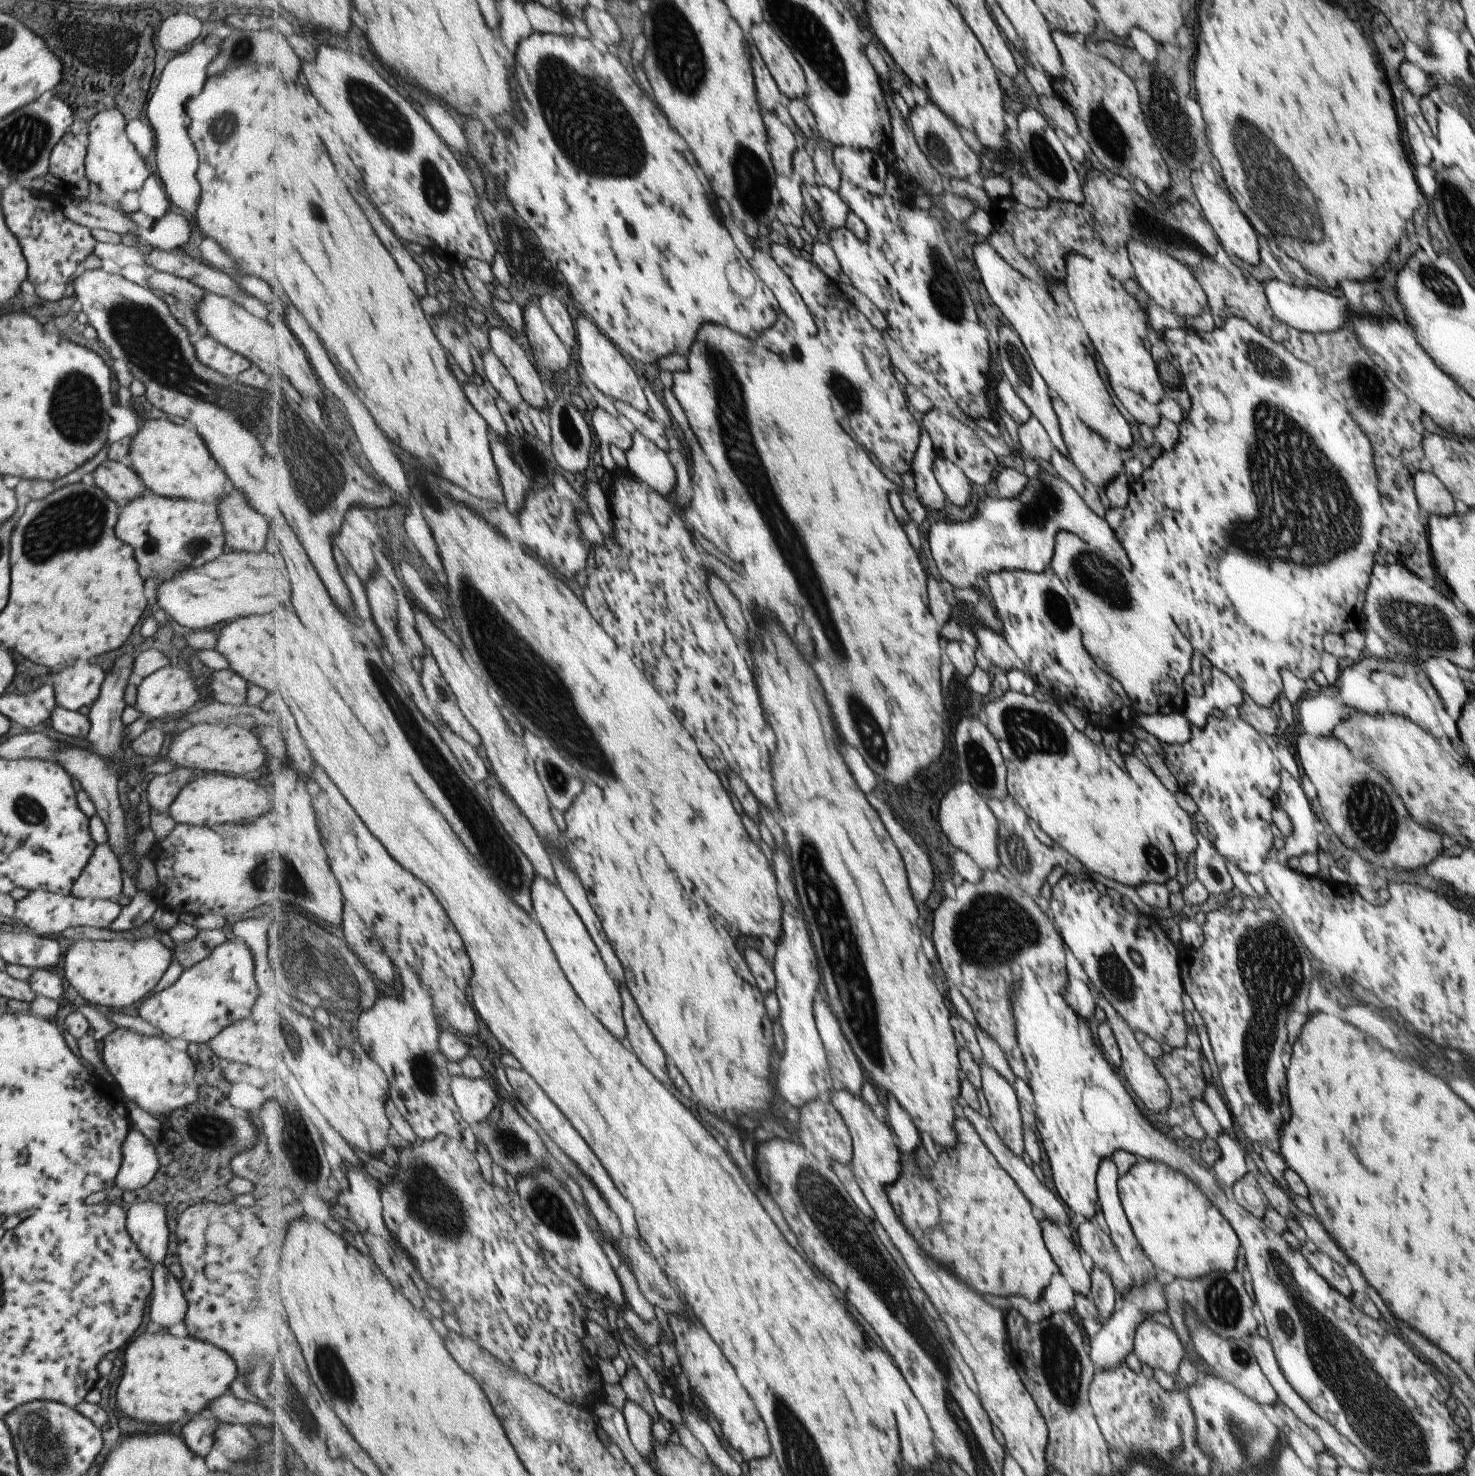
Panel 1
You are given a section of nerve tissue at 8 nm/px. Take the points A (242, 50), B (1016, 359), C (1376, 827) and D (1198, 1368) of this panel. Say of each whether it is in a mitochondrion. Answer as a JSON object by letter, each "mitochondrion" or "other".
{"A":"mitochondrion","B":"mitochondrion","C":"mitochondrion","D":"other"}

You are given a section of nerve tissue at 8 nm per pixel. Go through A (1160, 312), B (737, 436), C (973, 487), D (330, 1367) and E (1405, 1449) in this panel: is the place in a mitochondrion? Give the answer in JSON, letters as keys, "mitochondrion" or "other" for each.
{"A":"other","B":"mitochondrion","C":"other","D":"mitochondrion","E":"mitochondrion"}

